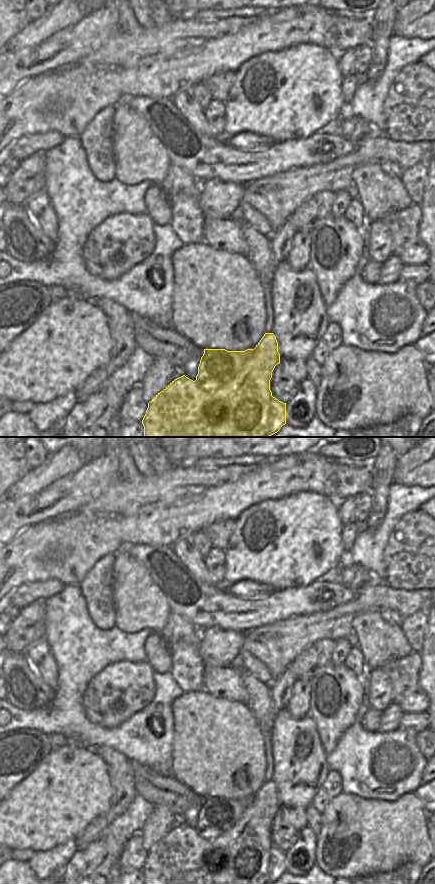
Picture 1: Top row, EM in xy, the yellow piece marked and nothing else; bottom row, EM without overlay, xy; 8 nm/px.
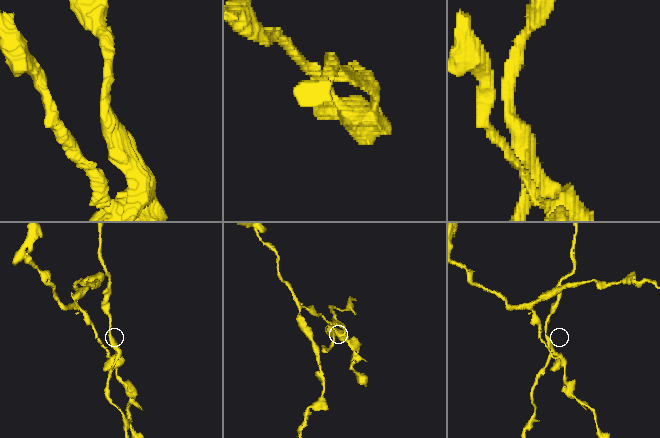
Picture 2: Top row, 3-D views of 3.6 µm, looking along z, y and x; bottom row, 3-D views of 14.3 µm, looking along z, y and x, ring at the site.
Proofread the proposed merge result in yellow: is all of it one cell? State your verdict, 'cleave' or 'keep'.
cleave

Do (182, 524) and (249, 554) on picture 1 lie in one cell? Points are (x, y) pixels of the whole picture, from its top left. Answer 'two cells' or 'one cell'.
two cells

